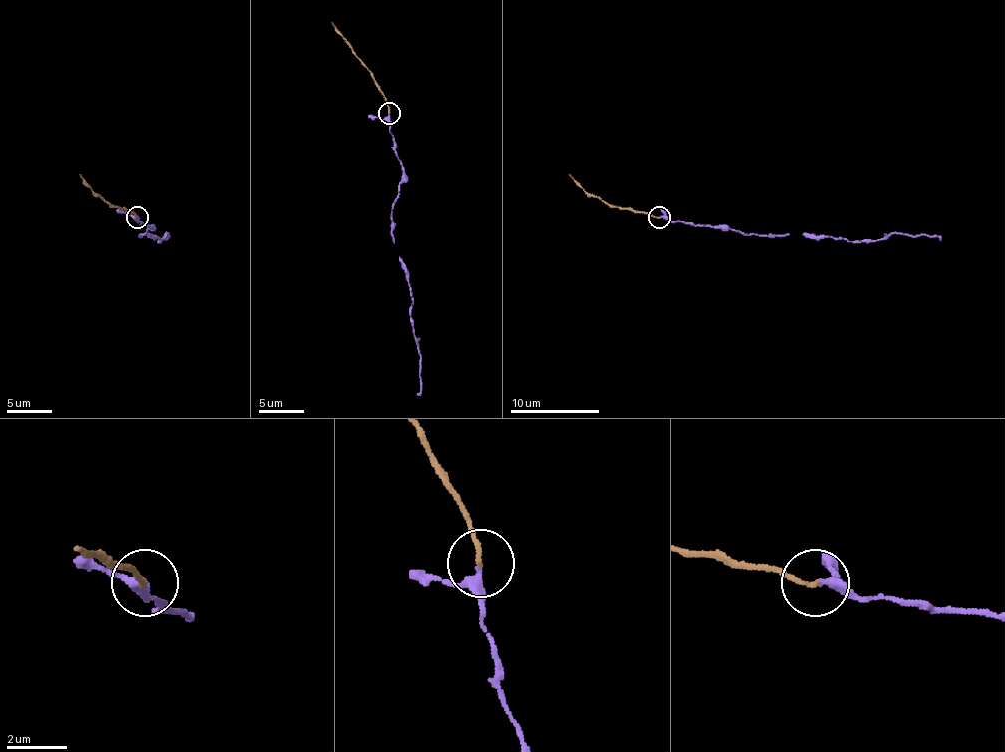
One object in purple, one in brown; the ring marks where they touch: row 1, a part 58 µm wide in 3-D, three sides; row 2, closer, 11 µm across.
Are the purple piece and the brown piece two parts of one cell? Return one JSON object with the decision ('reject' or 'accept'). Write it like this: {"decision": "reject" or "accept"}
{"decision": "accept"}

